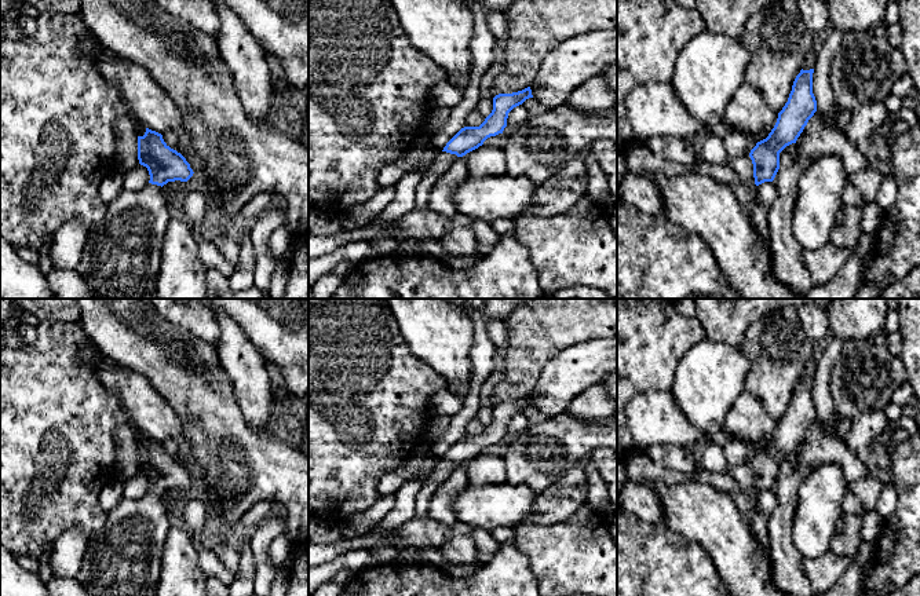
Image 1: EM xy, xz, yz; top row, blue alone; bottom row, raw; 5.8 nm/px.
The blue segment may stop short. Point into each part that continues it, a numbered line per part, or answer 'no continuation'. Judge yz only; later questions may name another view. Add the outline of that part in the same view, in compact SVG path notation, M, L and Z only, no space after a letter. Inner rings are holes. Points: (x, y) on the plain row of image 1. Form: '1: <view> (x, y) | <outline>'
no continuation

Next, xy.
1: xy (123, 559) | M149 491L136 500L121 498L106 513L105 526L88 542L76 579L90 596L150 596L161 577L164 544L171 527L163 496Z

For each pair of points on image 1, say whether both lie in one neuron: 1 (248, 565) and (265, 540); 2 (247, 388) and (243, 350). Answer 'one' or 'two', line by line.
1: two
2: one

